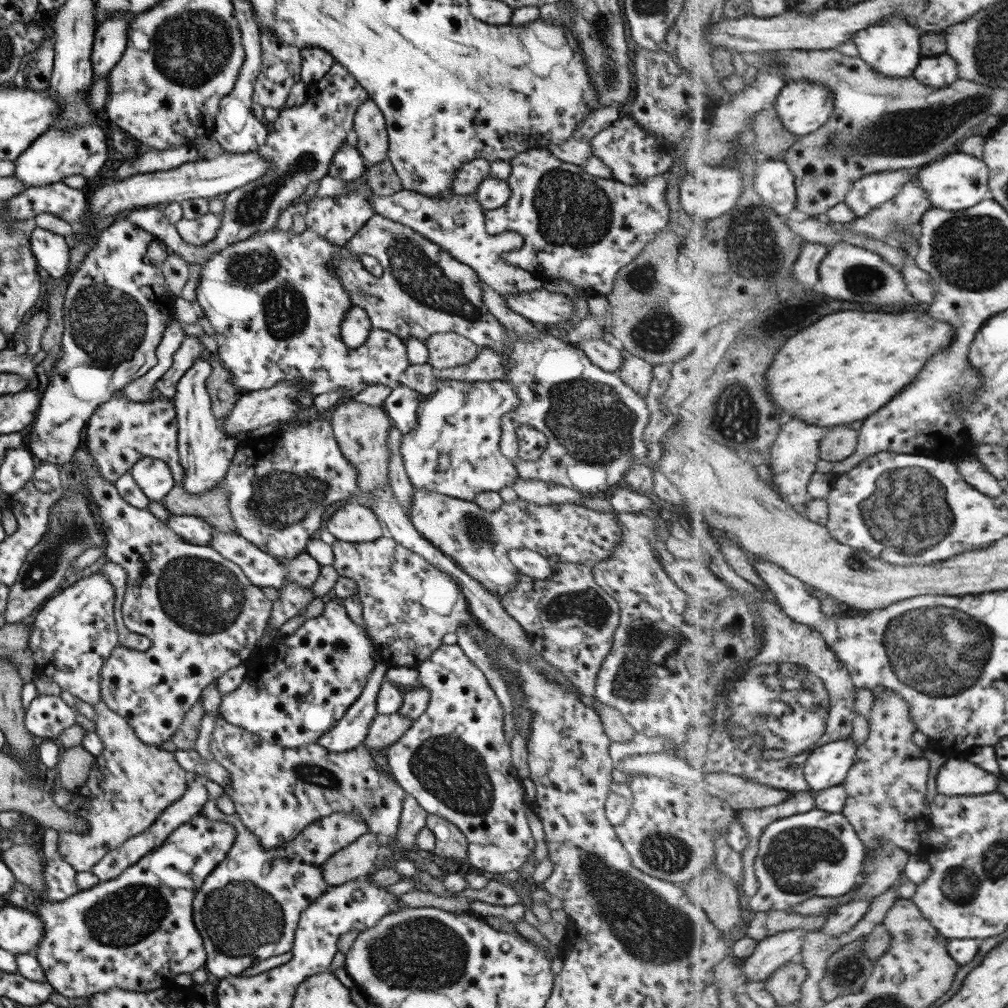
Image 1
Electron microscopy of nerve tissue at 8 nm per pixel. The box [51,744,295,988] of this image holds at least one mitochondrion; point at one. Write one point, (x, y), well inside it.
(241, 918)

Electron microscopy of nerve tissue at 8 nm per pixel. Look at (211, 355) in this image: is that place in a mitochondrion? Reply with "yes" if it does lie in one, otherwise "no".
no

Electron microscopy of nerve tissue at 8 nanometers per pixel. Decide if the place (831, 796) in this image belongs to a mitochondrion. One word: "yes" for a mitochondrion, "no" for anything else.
no

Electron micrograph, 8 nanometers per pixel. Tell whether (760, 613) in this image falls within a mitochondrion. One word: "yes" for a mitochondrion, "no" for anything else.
no

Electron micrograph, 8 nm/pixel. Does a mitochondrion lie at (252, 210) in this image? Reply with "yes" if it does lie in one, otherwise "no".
yes

